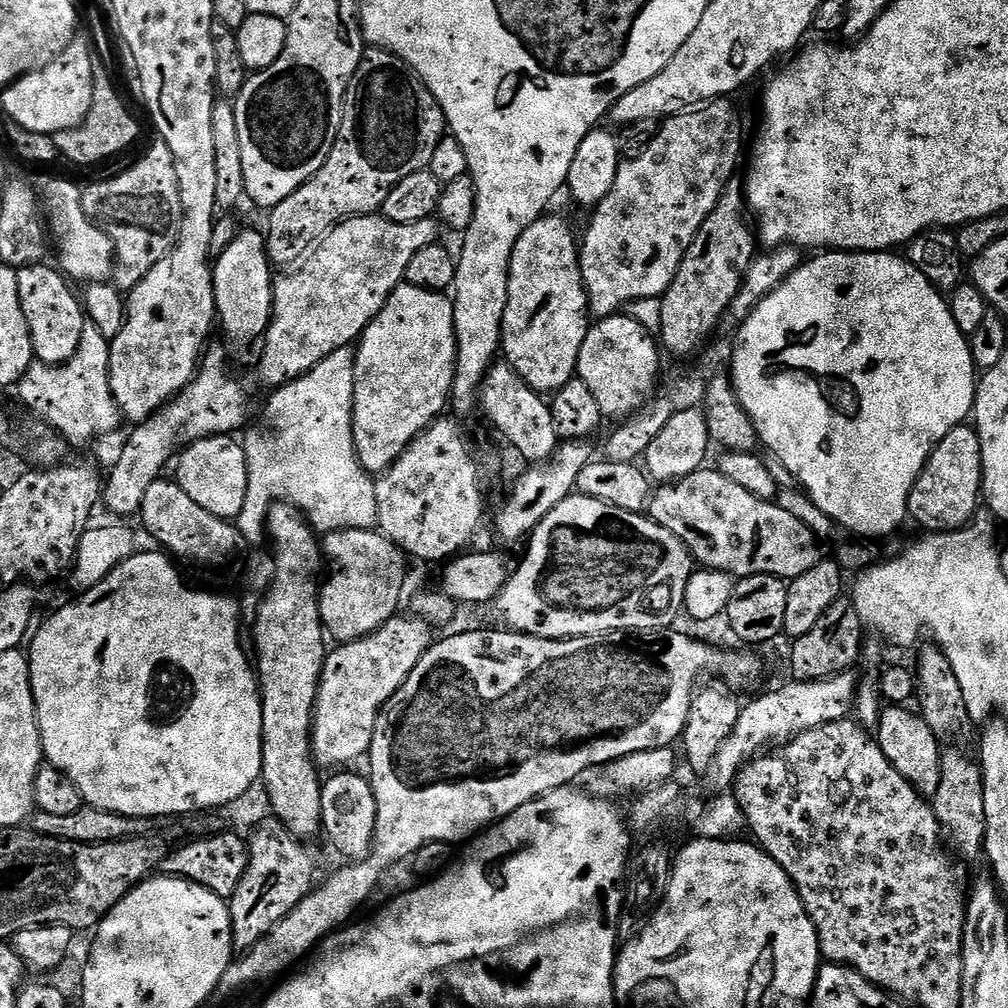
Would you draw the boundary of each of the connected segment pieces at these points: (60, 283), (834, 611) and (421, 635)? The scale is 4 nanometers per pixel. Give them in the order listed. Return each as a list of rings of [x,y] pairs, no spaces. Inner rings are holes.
[[[48,262],[27,264],[16,273],[18,278],[18,298],[22,298],[22,314],[26,314],[26,322],[32,335],[32,355],[42,364],[65,364],[74,358],[74,350],[78,350],[78,342],[82,342],[82,330],[86,323],[86,313],[81,297],[72,293],[73,285],[66,279],[59,267],[51,268]]]
[[[841,598],[818,618],[810,634],[802,634],[792,645],[792,676],[798,680],[824,680],[839,672],[855,669],[866,643],[866,629],[850,598]]]
[[[397,614],[390,617],[378,630],[374,630],[369,636],[363,636],[361,640],[349,640],[336,646],[336,649],[329,651],[324,658],[324,669],[320,675],[320,685],[318,686],[318,698],[316,699],[316,709],[312,715],[312,759],[316,761],[317,765],[321,769],[332,768],[328,770],[336,770],[341,766],[348,766],[351,760],[367,757],[369,748],[372,747],[372,735],[374,734],[374,726],[376,725],[376,719],[380,717],[380,713],[385,704],[387,704],[390,697],[398,691],[401,686],[406,682],[406,678],[410,678],[410,674],[414,670],[414,666],[418,666],[418,662],[425,654],[427,654],[429,648],[434,643],[434,635],[432,636],[433,629],[425,619],[416,614],[409,614],[410,616],[403,616],[403,614]]]

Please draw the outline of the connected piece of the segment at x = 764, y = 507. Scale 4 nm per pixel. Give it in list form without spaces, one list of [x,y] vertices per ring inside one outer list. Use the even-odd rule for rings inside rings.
[[[697,467],[689,476],[657,487],[651,493],[646,512],[655,524],[661,524],[663,528],[670,530],[670,534],[674,534],[682,541],[700,568],[725,572],[734,578],[767,574],[791,582],[806,574],[806,570],[813,568],[822,556],[816,535],[802,522],[798,522],[798,518],[786,514],[780,503],[754,498],[754,494],[749,494],[746,490],[742,490],[742,486],[730,482],[715,467]]]

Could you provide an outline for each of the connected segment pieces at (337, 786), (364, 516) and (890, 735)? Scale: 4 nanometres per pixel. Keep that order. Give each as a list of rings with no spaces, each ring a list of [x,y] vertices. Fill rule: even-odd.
[[[340,770],[323,781],[320,786],[322,798],[322,825],[323,835],[341,852],[348,862],[359,862],[367,856],[374,842],[376,833],[376,819],[378,806],[374,798],[371,779],[367,775],[359,776],[352,770]]]
[[[351,347],[334,350],[330,358],[322,358],[297,380],[275,389],[268,400],[272,411],[272,428],[276,437],[268,448],[268,436],[264,432],[245,431],[242,436],[246,454],[246,502],[234,521],[241,541],[248,546],[260,546],[268,536],[268,512],[277,502],[292,505],[303,514],[317,533],[327,534],[347,528],[375,529],[379,521],[379,504],[376,501],[376,486],[373,477],[360,464],[352,433],[354,410],[354,386],[356,385],[356,353]]]
[[[888,706],[881,711],[880,723],[874,729],[874,739],[879,744],[882,754],[910,782],[925,798],[935,796],[938,790],[940,777],[940,758],[942,755],[941,741],[936,739],[934,730],[926,726],[923,716],[919,711],[908,706]]]

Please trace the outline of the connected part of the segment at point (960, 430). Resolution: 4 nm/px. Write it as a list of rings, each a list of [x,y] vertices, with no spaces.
[[[968,422],[959,424],[957,428],[950,430],[950,434],[946,434],[946,438],[942,438],[942,442],[938,442],[938,446],[930,454],[922,474],[918,474],[908,499],[909,517],[913,521],[916,519],[924,527],[923,531],[928,534],[959,532],[967,529],[970,521],[975,517],[972,515],[976,512],[976,503],[979,505],[982,500],[983,479],[982,446],[975,427]]]

